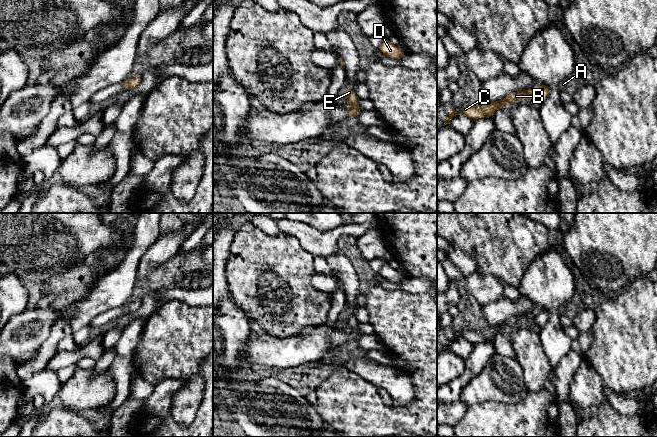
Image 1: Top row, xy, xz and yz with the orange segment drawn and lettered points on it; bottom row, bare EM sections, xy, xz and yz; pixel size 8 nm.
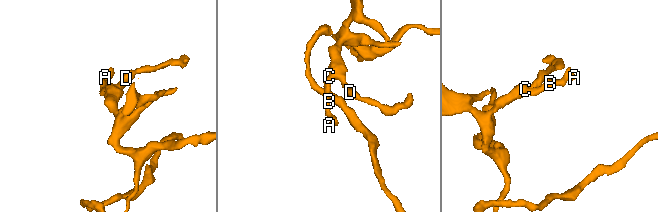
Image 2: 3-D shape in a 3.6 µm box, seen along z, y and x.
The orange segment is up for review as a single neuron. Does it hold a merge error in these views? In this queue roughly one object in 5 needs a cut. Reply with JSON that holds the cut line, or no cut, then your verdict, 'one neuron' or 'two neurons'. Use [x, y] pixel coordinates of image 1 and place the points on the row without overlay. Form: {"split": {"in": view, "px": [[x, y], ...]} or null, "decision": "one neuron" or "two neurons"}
{"split": null, "decision": "one neuron"}

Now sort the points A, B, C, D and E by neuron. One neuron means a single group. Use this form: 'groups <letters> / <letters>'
groups A B C D E

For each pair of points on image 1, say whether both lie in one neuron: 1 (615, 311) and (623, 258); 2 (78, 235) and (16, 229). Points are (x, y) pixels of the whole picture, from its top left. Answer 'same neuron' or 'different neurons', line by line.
1: different neurons
2: same neuron

